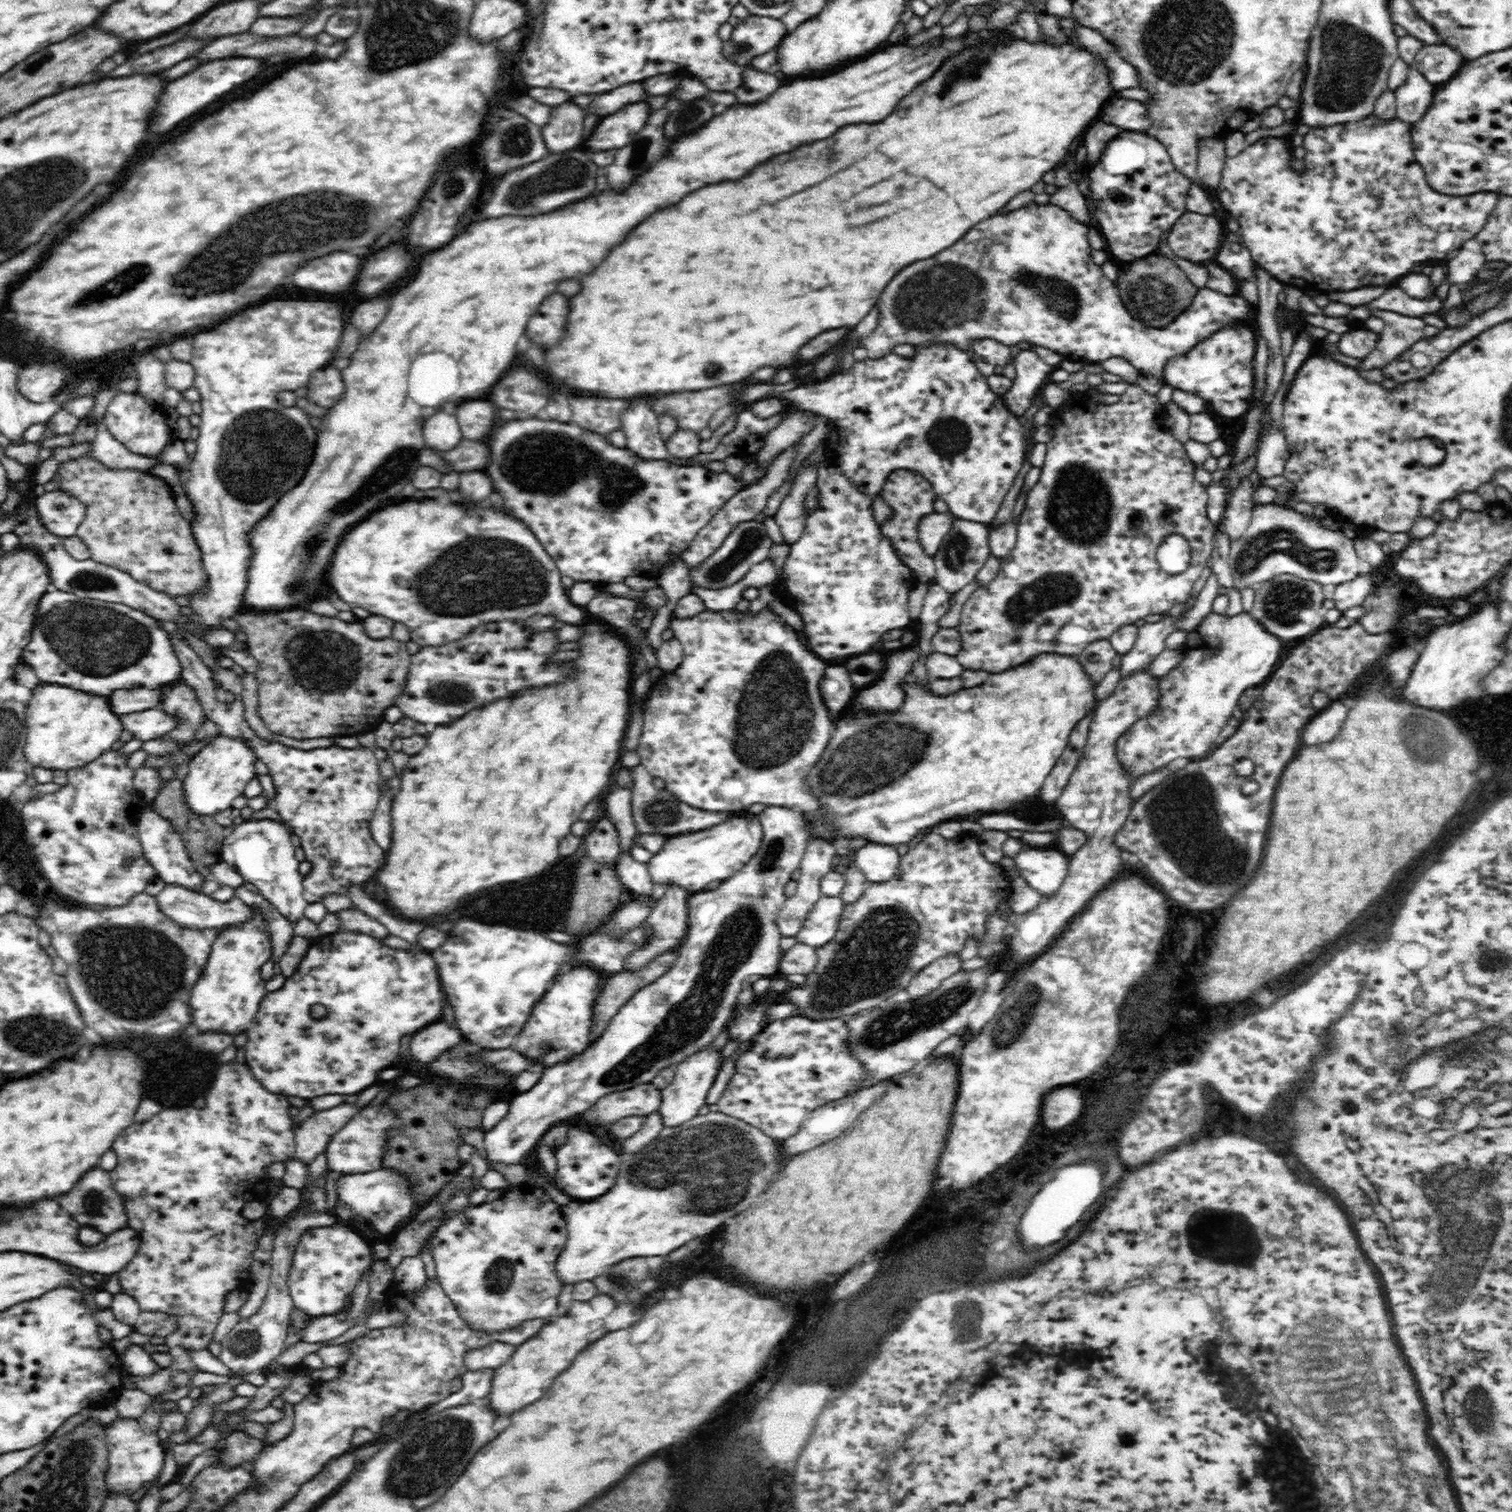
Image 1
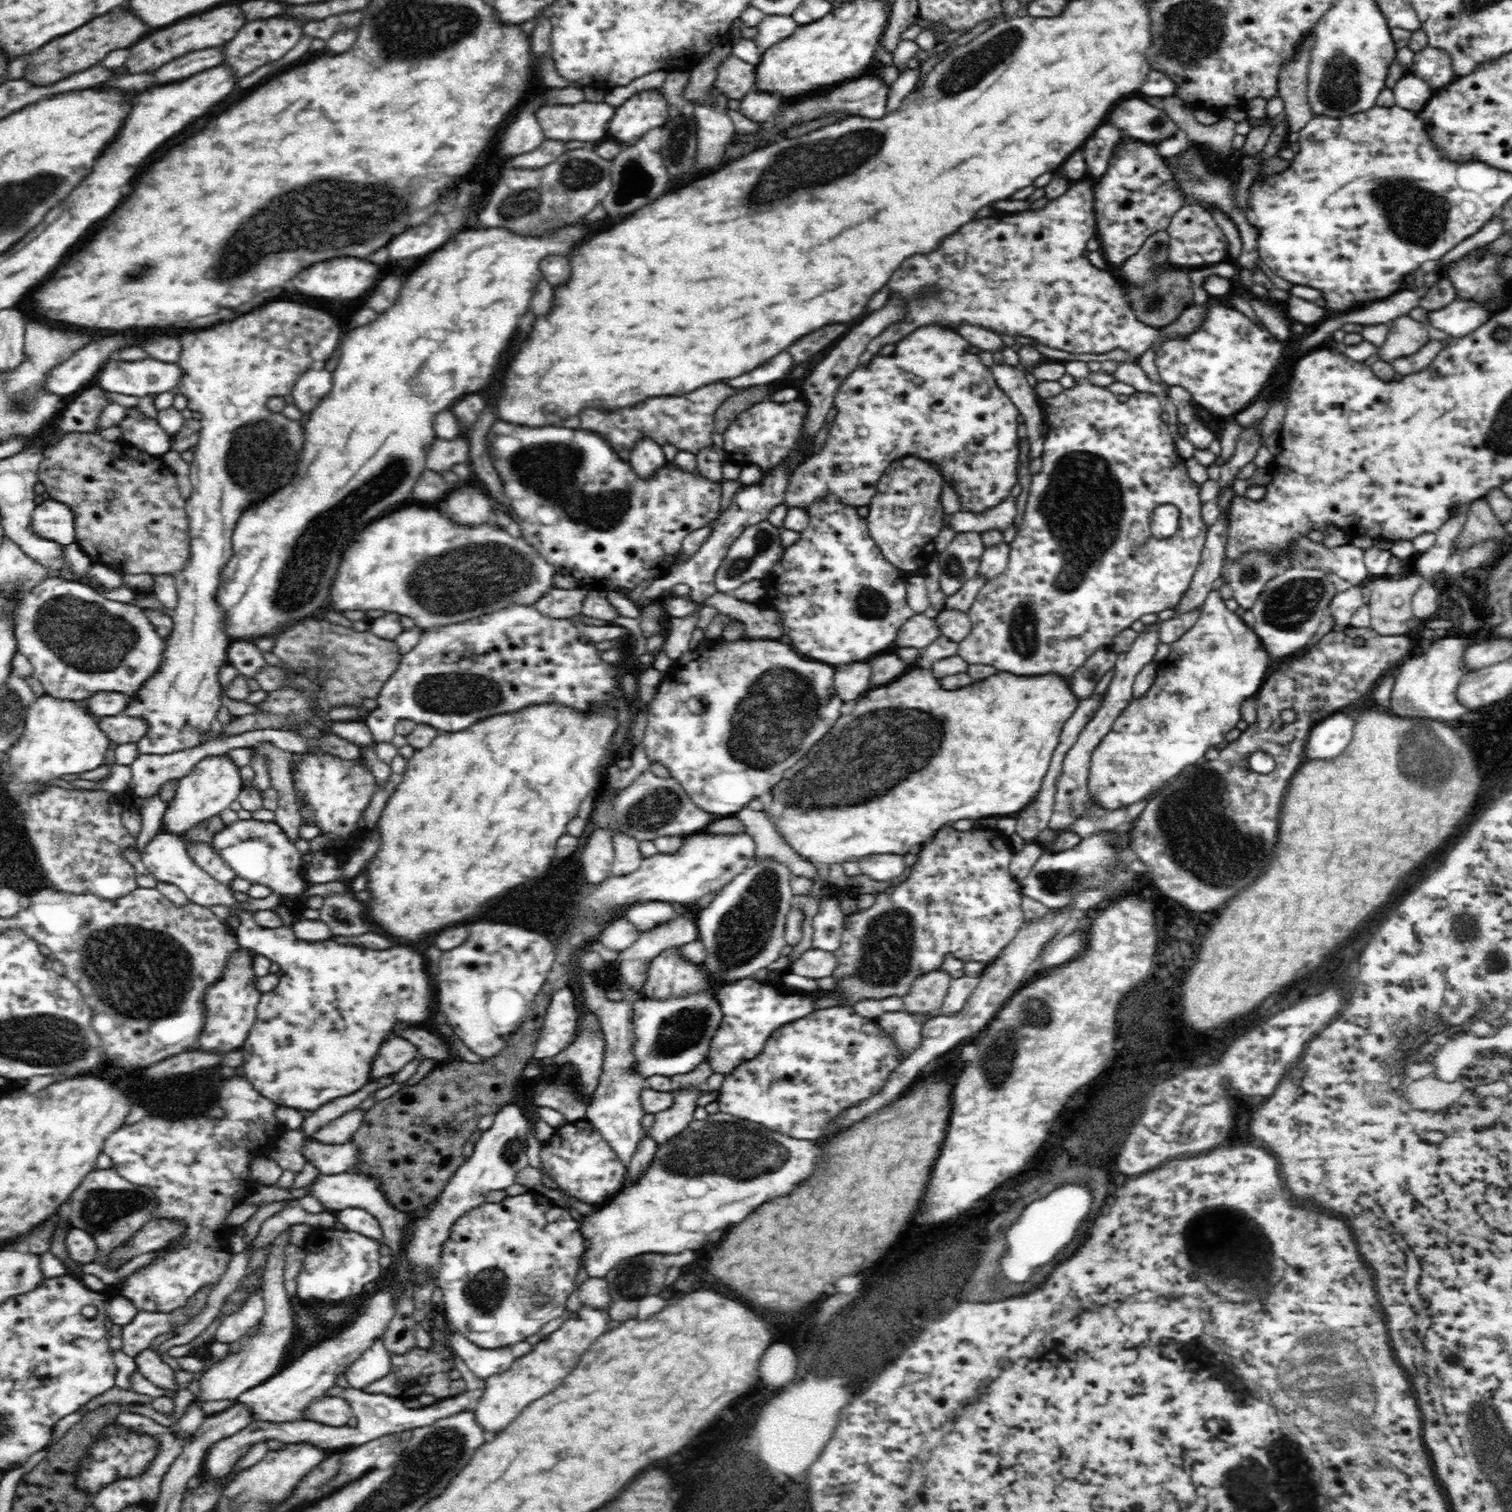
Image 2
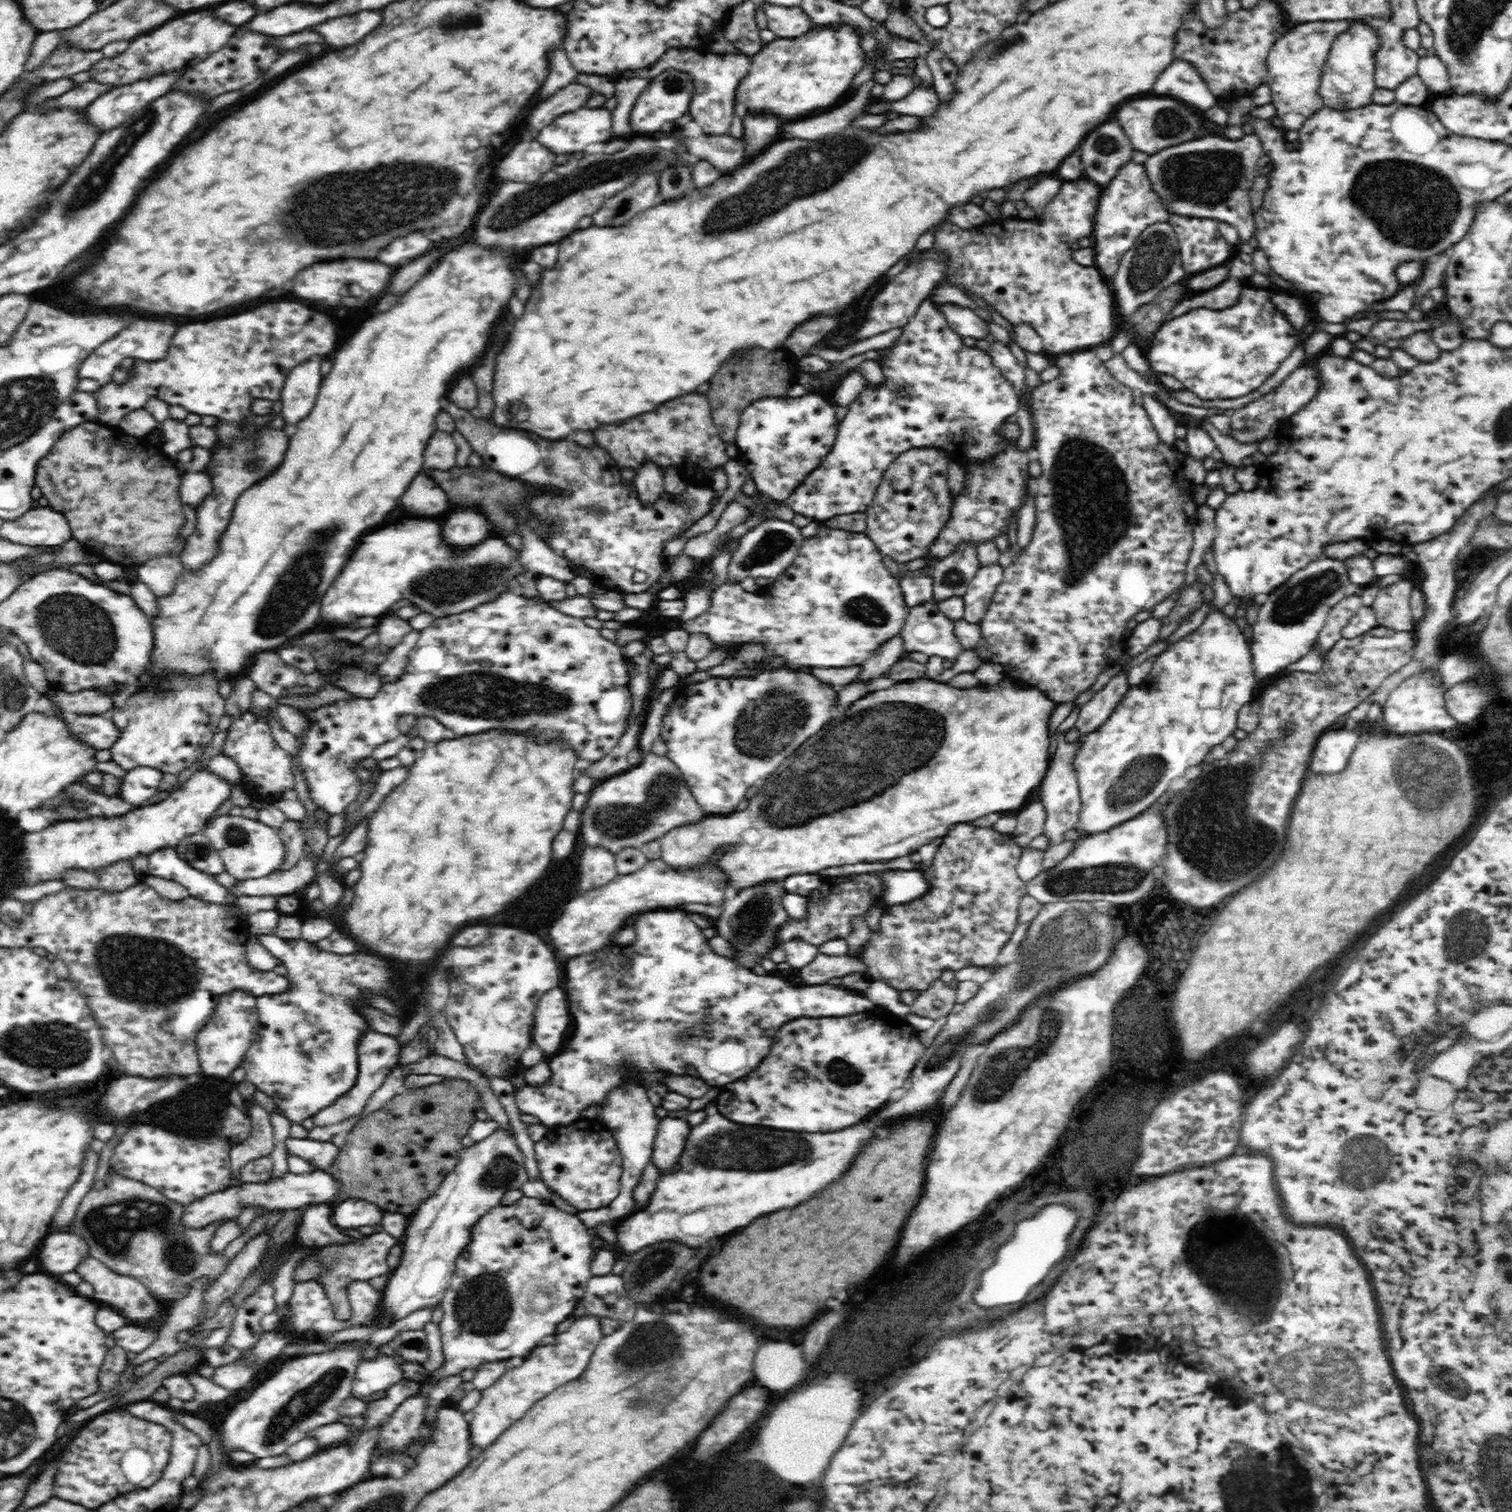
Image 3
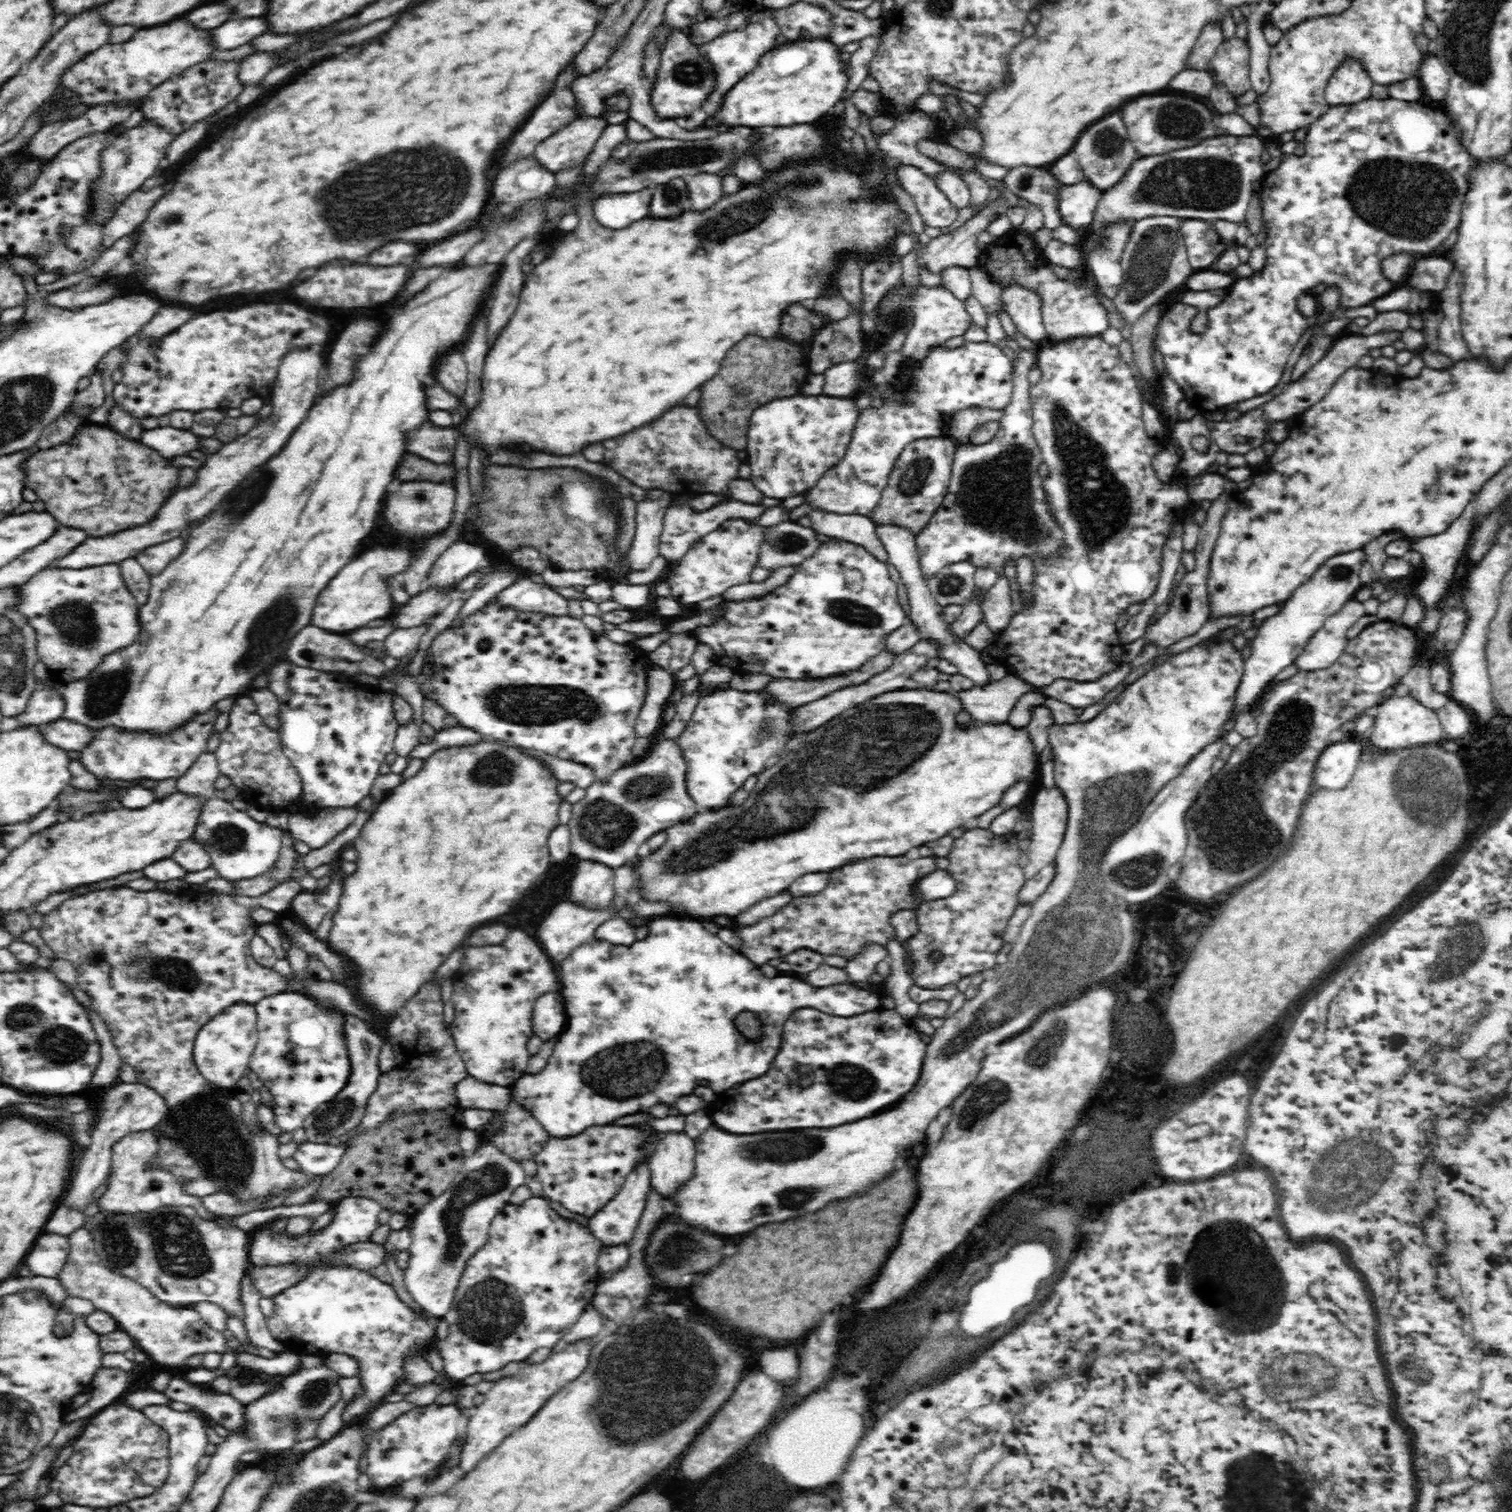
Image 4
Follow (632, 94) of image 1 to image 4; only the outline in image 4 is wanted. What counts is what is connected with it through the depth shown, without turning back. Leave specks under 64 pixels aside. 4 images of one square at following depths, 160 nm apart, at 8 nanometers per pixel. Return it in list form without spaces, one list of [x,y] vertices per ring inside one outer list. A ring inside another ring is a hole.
[[[604,115],[576,116],[536,146],[537,161],[550,172],[574,168],[587,160],[602,131],[610,125]]]

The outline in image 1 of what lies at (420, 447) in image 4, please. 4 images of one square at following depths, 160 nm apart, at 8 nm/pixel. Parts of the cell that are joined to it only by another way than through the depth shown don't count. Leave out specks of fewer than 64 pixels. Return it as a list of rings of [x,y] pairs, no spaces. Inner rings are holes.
[[[462,440],[454,450],[442,452],[442,458],[452,462],[454,470],[482,470],[486,466],[486,458],[490,458],[490,452],[484,444],[474,440]]]

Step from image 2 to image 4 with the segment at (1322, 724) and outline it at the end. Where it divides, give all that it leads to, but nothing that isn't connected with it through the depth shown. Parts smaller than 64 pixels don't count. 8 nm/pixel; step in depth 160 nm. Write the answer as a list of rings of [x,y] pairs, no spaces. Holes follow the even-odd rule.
[[[1352,738],[1330,743],[1322,750],[1314,766],[1313,782],[1330,790],[1344,788],[1353,777],[1361,754],[1360,742],[1354,742]]]

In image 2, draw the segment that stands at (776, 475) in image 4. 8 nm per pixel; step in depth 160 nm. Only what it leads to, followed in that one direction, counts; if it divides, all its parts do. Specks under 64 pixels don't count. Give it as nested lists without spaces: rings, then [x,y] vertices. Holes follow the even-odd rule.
[[[798,399],[792,402],[777,404],[770,400],[763,403],[756,403],[742,414],[722,434],[724,440],[724,452],[728,461],[743,467],[752,464],[761,468],[764,473],[778,464],[782,464],[792,449],[800,441],[805,444],[803,438],[802,422],[806,416],[806,405],[804,400]]]

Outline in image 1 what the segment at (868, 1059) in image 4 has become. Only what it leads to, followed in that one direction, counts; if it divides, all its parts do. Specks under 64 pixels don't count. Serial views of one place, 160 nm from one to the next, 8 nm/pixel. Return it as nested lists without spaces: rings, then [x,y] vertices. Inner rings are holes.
[[[795,1015],[770,1023],[754,1039],[753,1045],[736,1062],[735,1075],[729,1080],[720,1099],[718,1112],[742,1119],[760,1129],[770,1138],[780,1141],[798,1132],[807,1112],[824,1106],[830,1100],[838,1100],[856,1090],[856,1082],[864,1076],[863,1064],[854,1059],[844,1045],[848,1038],[846,1018],[809,1019]]]

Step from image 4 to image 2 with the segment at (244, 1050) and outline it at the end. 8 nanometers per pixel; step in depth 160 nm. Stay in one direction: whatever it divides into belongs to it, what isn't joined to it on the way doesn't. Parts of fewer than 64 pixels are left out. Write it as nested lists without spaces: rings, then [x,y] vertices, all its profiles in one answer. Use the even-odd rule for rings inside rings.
[[[240,946],[228,958],[228,968],[218,978],[216,984],[210,985],[205,993],[205,1024],[200,1034],[200,1046],[208,1052],[228,1052],[240,1048],[253,1029],[257,1016],[257,1004],[262,992],[255,986],[255,972],[252,968],[255,950]]]

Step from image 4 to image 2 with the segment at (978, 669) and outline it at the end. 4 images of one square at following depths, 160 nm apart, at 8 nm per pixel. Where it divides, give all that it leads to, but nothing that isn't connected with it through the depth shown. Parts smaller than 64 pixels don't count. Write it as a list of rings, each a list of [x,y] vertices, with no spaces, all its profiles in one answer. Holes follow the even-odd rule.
[[[924,614],[911,616],[901,629],[897,632],[895,642],[897,648],[902,646],[912,646],[922,651],[923,647],[928,646],[932,640],[938,636],[943,636],[936,625],[936,619],[927,618]]]

